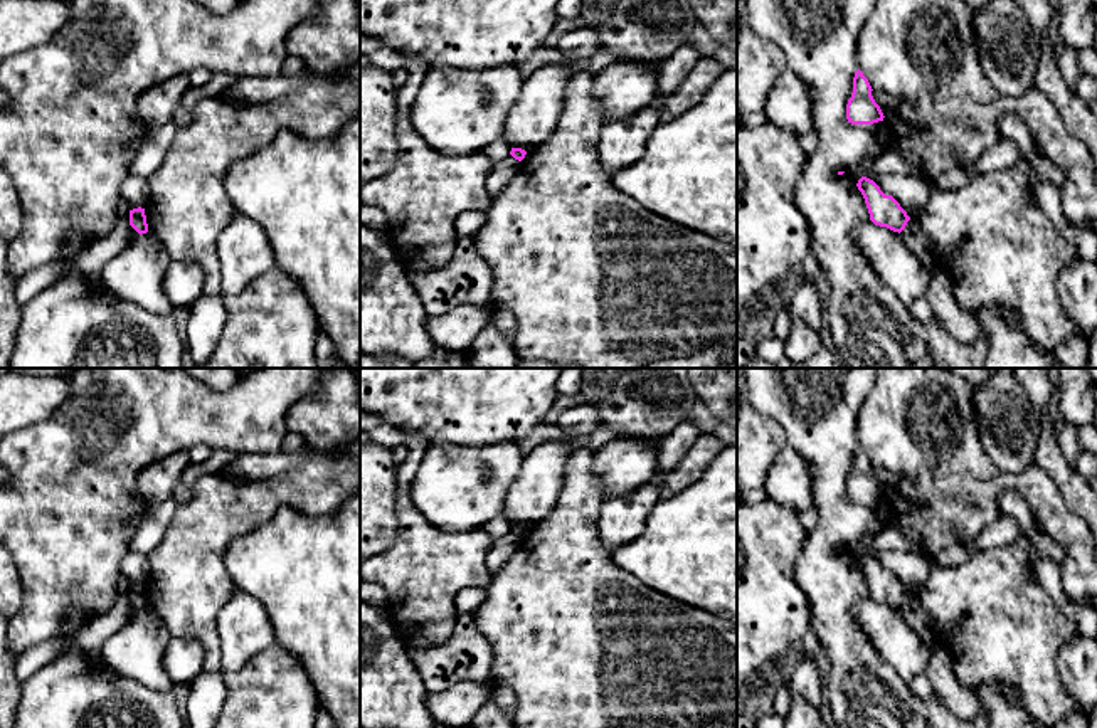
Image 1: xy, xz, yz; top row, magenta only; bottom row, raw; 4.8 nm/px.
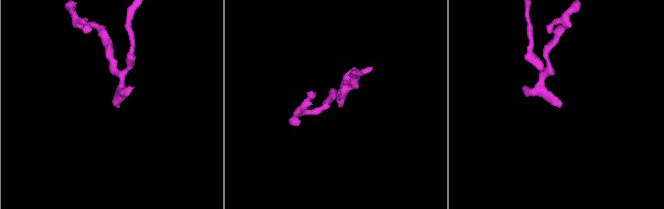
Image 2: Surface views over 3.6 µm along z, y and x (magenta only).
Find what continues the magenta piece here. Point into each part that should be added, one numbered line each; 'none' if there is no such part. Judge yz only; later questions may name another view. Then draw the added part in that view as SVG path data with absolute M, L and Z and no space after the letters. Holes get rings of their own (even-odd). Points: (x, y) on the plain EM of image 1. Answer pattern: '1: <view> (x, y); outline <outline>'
1: yz (916, 616); outline M910 593L900 612L905 622L924 641L930 654L934 654L941 641L934 620L929 612L922 607L920 600Z

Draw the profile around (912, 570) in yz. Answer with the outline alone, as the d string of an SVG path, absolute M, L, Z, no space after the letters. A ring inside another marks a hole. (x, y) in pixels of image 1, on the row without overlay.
M863 536L860 540L860 548L863 553L875 557L885 572L892 572L909 593L915 595L929 580L930 560L910 551L902 550L883 550L875 551L875 536Z

